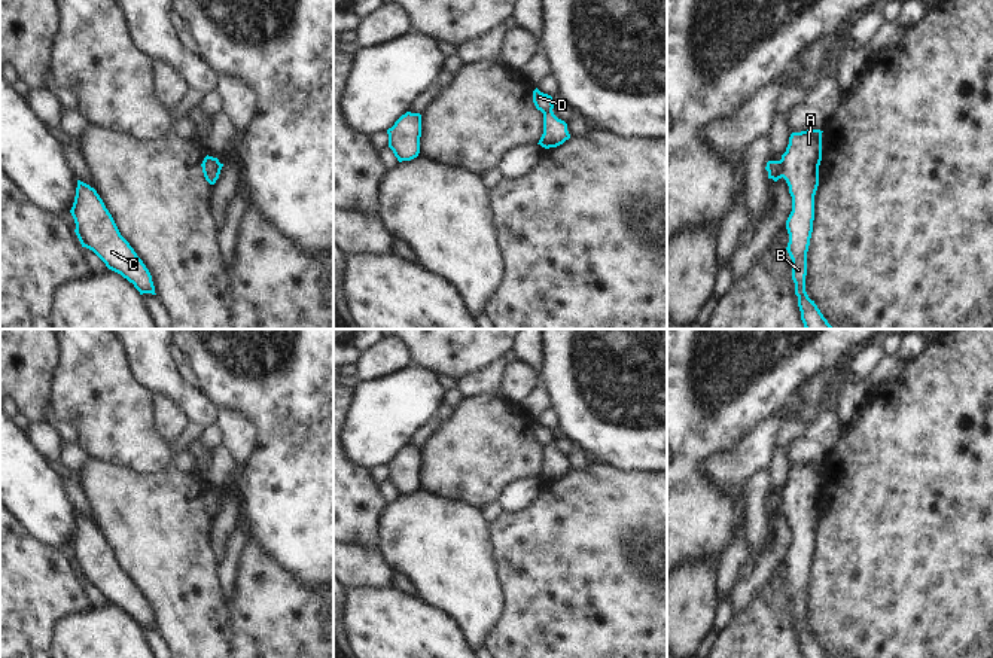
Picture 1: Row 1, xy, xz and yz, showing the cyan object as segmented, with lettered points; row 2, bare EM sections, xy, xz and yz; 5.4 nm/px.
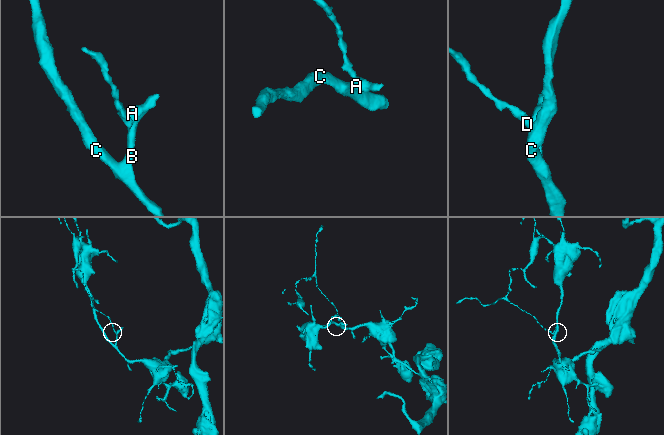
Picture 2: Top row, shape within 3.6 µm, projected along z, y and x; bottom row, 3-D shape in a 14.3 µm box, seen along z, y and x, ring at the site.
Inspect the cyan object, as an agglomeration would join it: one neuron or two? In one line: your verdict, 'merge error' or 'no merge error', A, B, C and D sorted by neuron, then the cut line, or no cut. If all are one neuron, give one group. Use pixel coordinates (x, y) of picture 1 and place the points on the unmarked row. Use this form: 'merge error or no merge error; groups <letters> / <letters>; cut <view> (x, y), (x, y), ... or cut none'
merge error; groups A B C / D; cut yz (779, 494), (782, 509)

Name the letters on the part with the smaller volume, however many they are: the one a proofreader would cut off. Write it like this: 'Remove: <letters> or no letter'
Remove: D

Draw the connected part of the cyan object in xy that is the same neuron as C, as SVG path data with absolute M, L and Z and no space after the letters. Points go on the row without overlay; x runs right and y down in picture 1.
M77 514L70 546L82 581L92 584L109 603L132 616L140 628L156 628L149 603L121 569L112 548L94 521Z

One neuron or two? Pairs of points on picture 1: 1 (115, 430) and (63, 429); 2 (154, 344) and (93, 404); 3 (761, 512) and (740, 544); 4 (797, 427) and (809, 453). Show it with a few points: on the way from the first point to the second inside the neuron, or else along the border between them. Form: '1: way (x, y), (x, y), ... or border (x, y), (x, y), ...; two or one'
1: border (51, 404), (52, 414), (75, 427), (76, 442); two
2: border (121, 344), (131, 374), (152, 393); two
3: border (745, 532), (751, 554); two
4: border (812, 422), (810, 427), (788, 448); two

